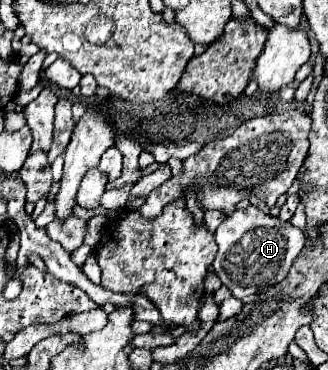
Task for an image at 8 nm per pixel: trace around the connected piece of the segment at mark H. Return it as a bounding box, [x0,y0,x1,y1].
[213,205,305,299]

